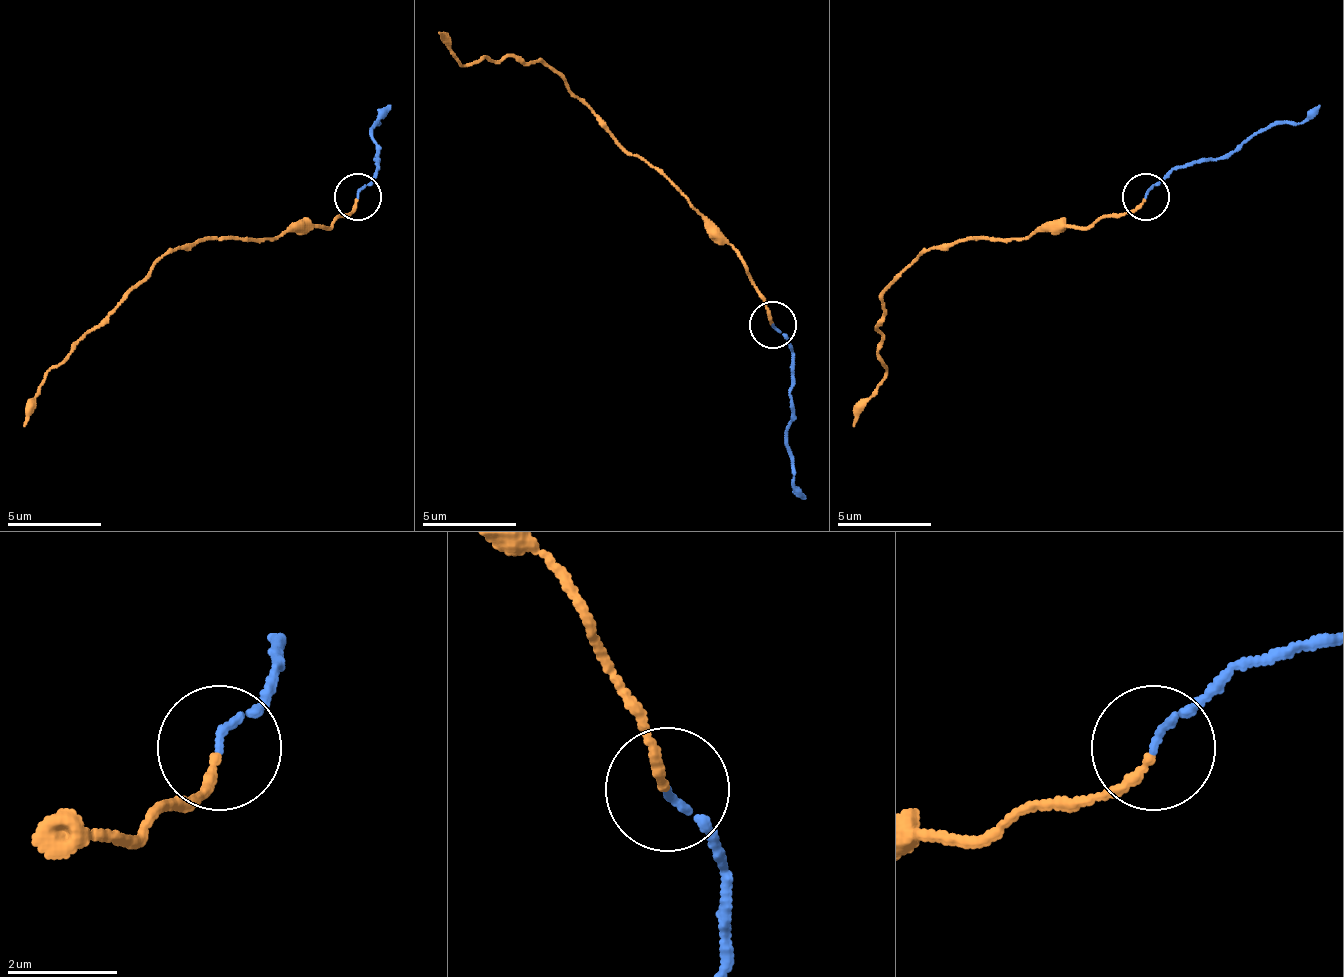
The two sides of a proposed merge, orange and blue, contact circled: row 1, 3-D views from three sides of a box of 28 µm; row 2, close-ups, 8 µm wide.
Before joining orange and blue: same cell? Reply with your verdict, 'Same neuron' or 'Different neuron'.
Same neuron

